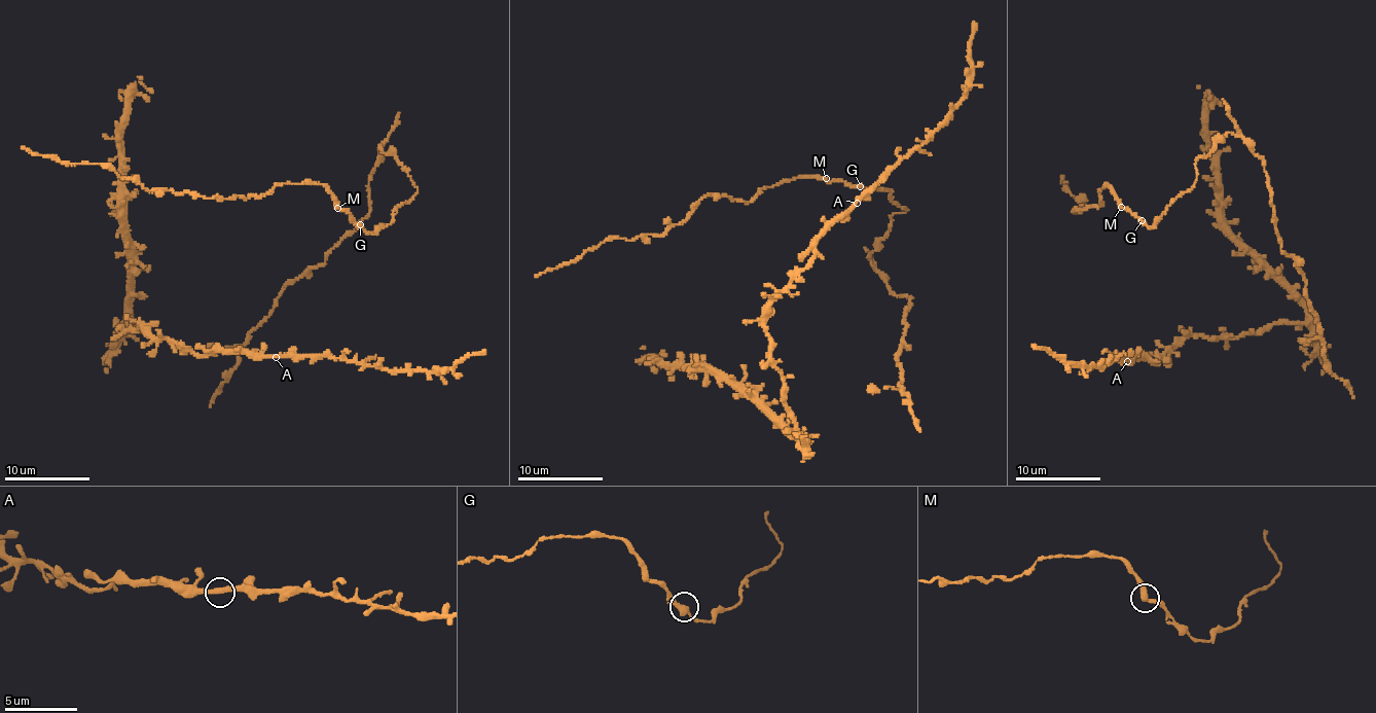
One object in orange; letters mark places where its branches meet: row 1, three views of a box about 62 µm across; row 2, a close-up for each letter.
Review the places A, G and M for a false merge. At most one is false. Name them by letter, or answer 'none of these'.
none of these

